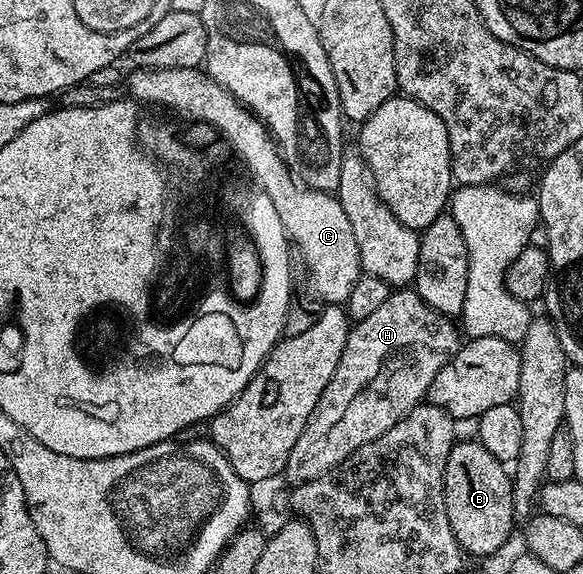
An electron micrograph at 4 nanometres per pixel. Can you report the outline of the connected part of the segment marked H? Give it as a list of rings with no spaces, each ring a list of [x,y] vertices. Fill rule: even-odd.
[[[391,291],[390,297],[373,314],[368,314],[368,318],[351,327],[336,374],[332,374],[328,386],[324,386],[324,394],[320,394],[320,402],[316,402],[316,410],[304,426],[304,434],[296,438],[296,446],[292,446],[292,454],[288,454],[284,480],[290,486],[312,482],[312,478],[320,478],[320,474],[332,470],[360,446],[372,442],[375,436],[396,426],[396,422],[407,416],[419,404],[420,398],[425,397],[432,386],[432,378],[436,378],[436,374],[440,374],[442,367],[458,352],[458,332],[460,336],[459,325],[451,317],[425,304],[417,292]]]

